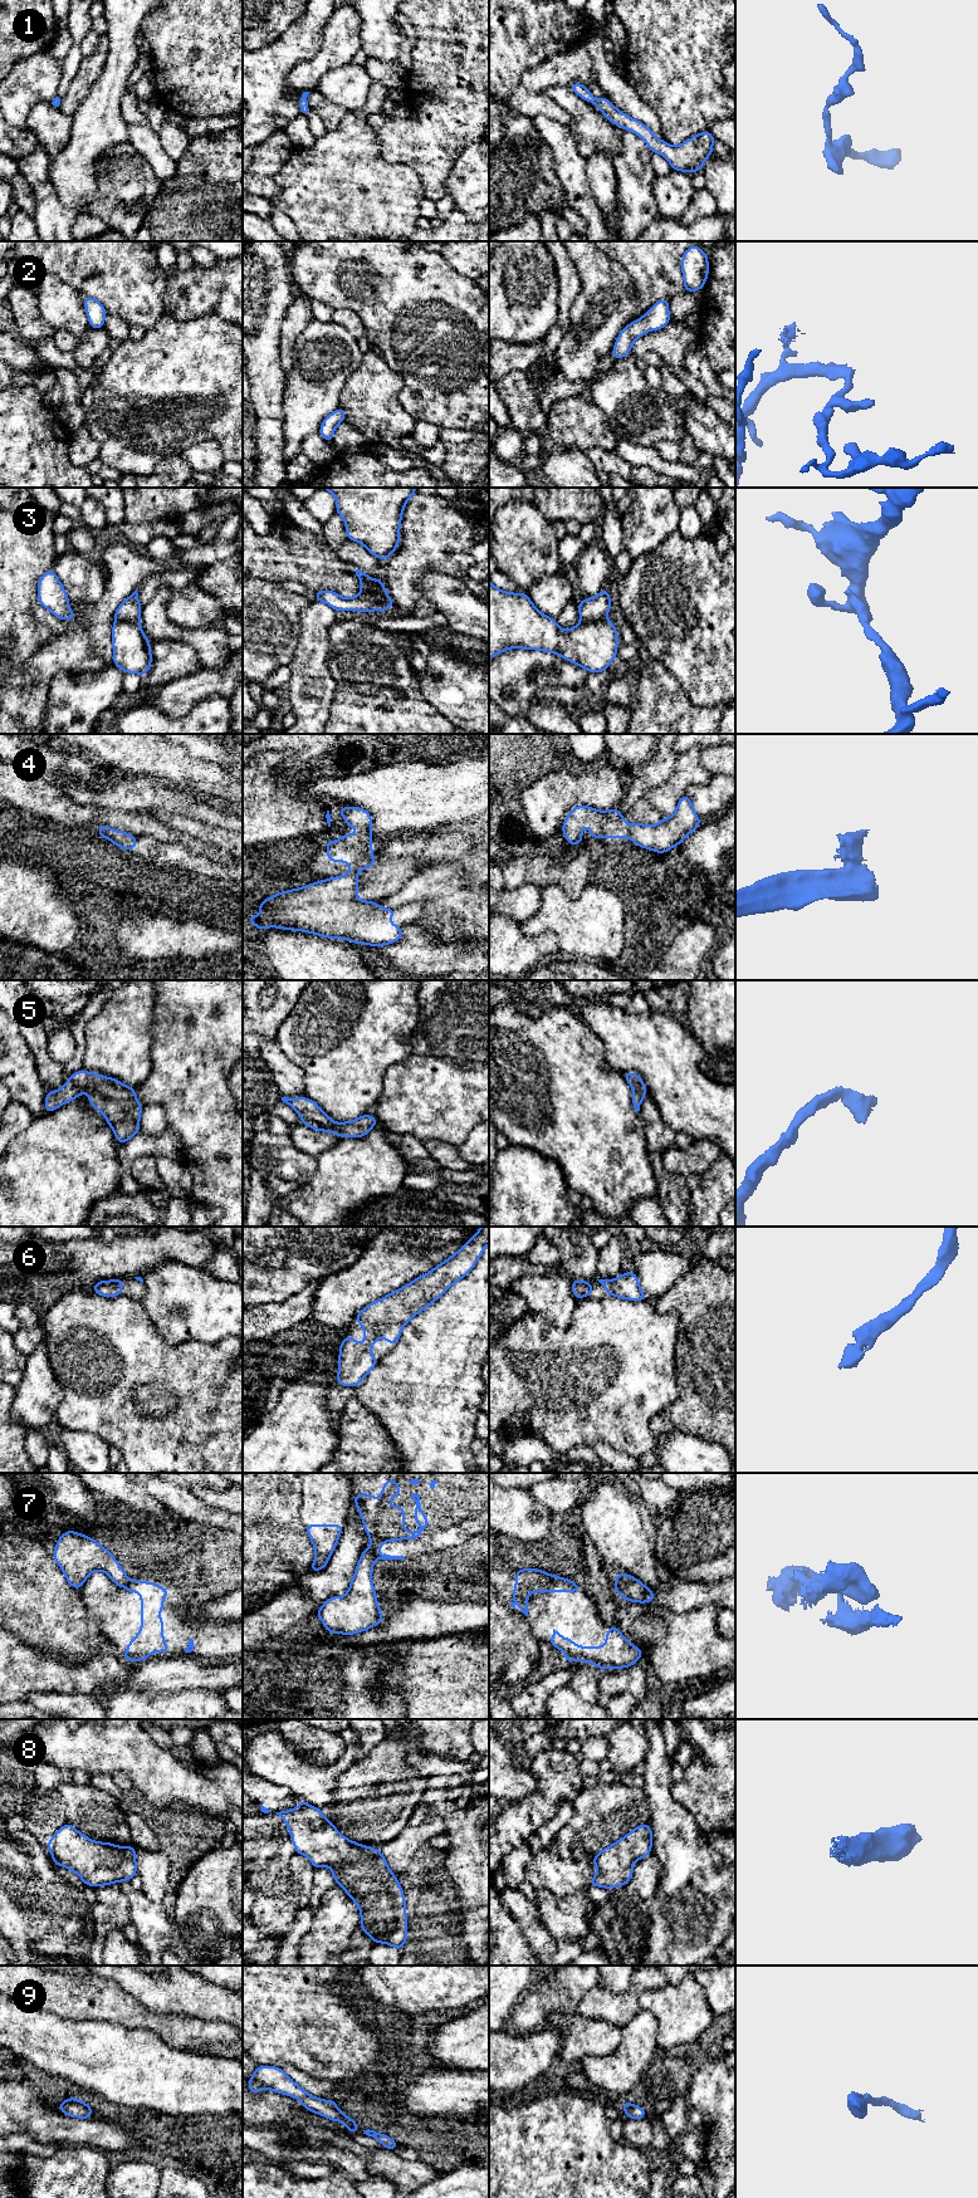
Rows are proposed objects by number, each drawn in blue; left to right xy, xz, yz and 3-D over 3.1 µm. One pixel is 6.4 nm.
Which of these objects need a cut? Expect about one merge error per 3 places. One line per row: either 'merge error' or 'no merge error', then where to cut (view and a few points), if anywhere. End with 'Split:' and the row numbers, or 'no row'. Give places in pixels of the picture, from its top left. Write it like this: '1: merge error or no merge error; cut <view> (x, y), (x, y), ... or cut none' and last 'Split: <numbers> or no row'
1: no merge error; cut none
2: no merge error; cut none
3: merge error; cut yz (605, 618), (581, 622)
4: merge error; cut yz (629, 826), (630, 837)
5: no merge error; cut none
6: no merge error; cut none
7: merge error; cut xz (370, 1548), (376, 1557)
8: no merge error; cut none
9: no merge error; cut none
Split: 3, 4, 7

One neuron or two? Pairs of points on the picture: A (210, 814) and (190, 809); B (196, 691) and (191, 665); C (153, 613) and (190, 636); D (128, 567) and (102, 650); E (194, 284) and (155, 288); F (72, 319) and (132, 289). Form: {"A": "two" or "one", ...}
{"A": "one", "B": "two", "C": "one", "D": "one", "E": "two", "F": "two"}

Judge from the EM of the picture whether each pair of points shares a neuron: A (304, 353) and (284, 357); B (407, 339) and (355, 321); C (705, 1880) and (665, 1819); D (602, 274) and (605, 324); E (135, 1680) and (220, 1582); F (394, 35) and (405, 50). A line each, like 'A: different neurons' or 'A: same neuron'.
A: different neurons
B: different neurons
C: same neuron
D: same neuron
E: different neurons
F: different neurons

